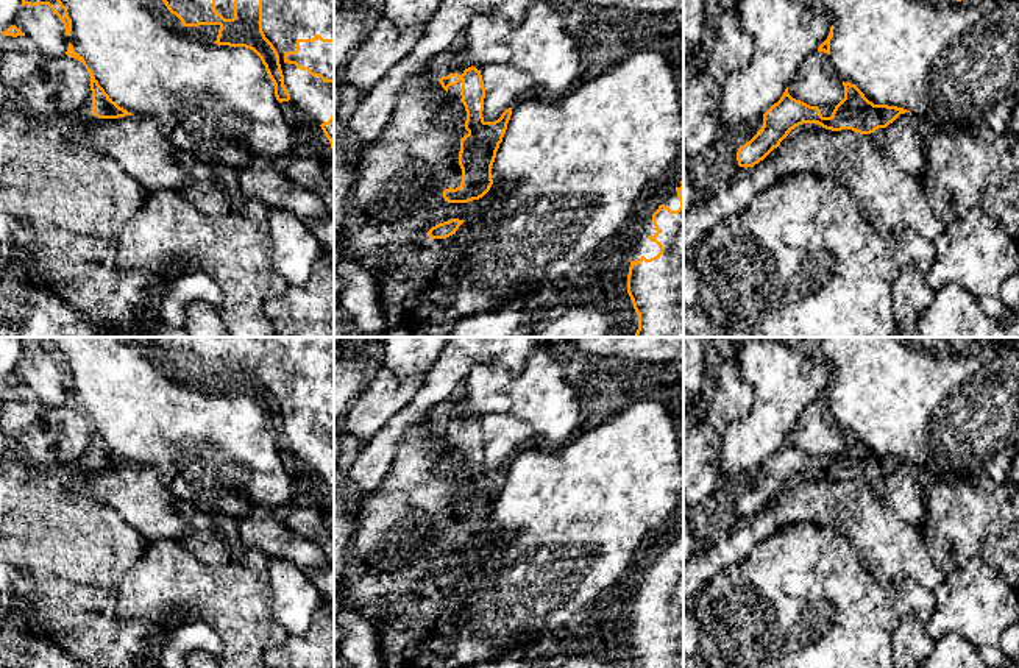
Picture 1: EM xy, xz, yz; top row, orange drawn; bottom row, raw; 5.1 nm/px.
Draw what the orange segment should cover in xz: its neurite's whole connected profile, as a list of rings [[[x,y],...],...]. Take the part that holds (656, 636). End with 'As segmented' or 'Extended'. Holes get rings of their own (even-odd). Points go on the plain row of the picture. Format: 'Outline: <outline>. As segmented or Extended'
Outline: [[[683,529],[680,534],[680,537],[676,537],[680,557],[677,560],[671,560],[665,554],[660,554],[652,563],[652,571],[657,582],[654,585],[648,585],[648,588],[660,596],[660,602],[651,609],[641,606],[637,612],[630,610],[627,643],[638,668],[683,668]]]. As segmented

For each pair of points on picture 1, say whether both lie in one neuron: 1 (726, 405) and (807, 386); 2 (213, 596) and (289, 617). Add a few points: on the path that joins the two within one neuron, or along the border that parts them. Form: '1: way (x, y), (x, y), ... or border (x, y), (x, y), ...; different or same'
1: border (737, 364), (752, 403), (727, 426); different
2: border (266, 581), (270, 590), (270, 611), (281, 626); different

